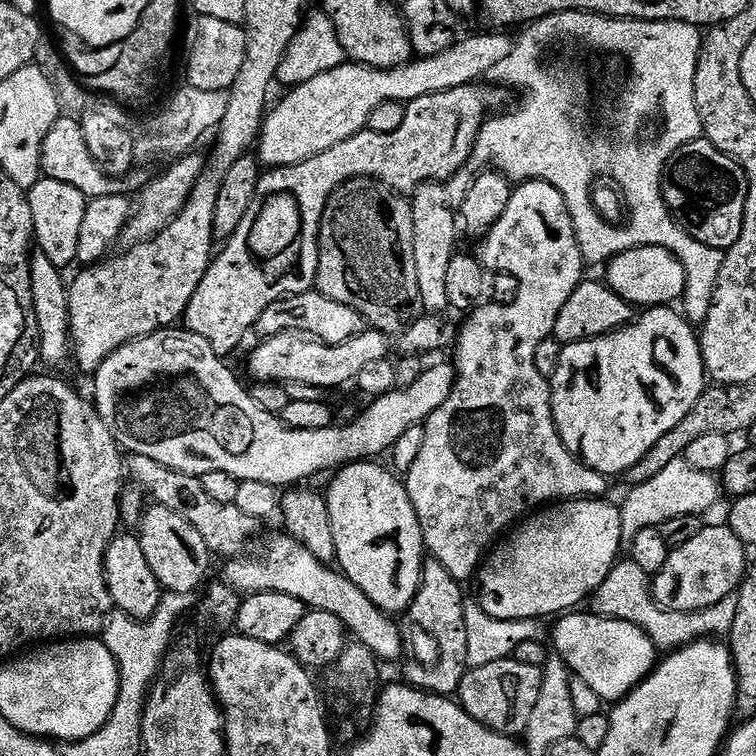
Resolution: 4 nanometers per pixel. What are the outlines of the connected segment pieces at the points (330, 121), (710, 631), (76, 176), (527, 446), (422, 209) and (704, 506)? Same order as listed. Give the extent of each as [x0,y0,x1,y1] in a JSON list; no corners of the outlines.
[[258,34,514,170],[590,558,738,650],[42,115,149,200],[406,180,610,582],[410,182,458,314],[620,457,721,529]]

